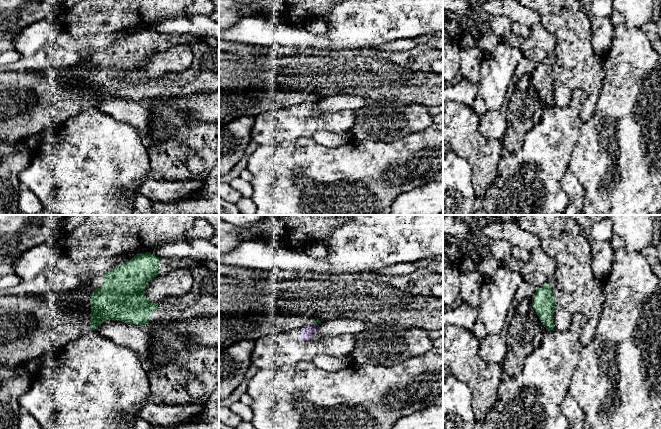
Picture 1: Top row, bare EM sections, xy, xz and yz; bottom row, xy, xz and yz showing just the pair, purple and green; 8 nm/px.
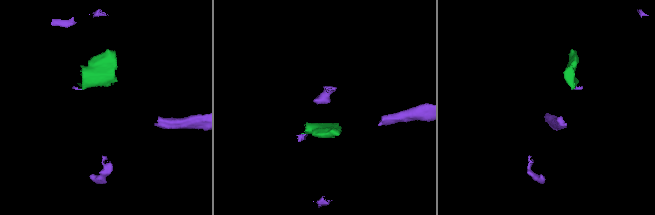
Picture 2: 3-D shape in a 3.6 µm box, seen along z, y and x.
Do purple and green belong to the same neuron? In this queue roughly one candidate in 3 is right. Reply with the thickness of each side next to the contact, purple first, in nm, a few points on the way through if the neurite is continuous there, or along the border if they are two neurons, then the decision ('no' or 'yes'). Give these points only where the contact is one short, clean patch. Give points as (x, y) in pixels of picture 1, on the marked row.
100/40 nm | along xz (318, 323), (314, 325) | no

